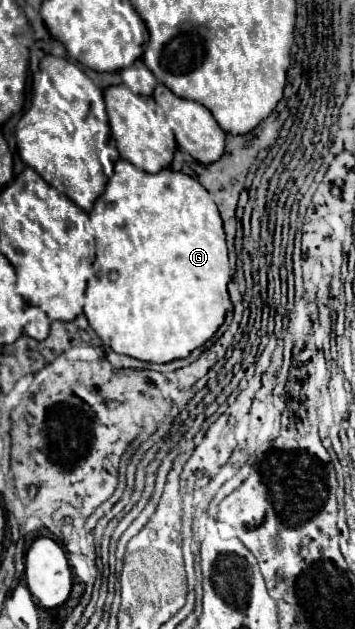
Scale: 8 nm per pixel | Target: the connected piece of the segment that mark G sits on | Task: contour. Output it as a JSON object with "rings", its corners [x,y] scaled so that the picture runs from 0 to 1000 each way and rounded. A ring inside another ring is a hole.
{"rings":[[[332,253],[299,304],[248,339],[242,367],[265,390],[265,421],[254,424],[265,437],[242,447],[231,499],[287,545],[327,561],[417,577],[524,571],[614,526],[637,494],[654,493],[637,459],[654,440],[625,348],[592,307],[535,278],[485,269],[411,275]]]}

